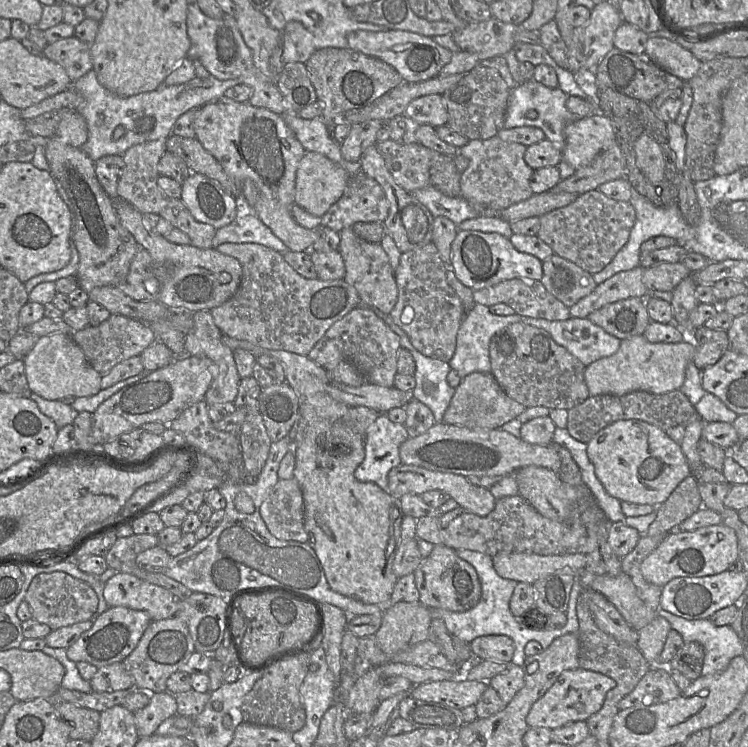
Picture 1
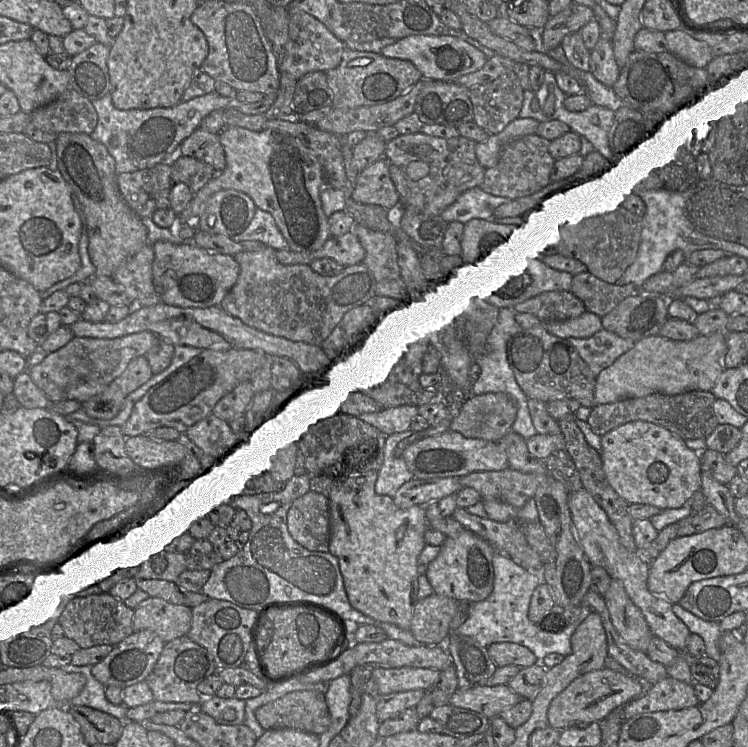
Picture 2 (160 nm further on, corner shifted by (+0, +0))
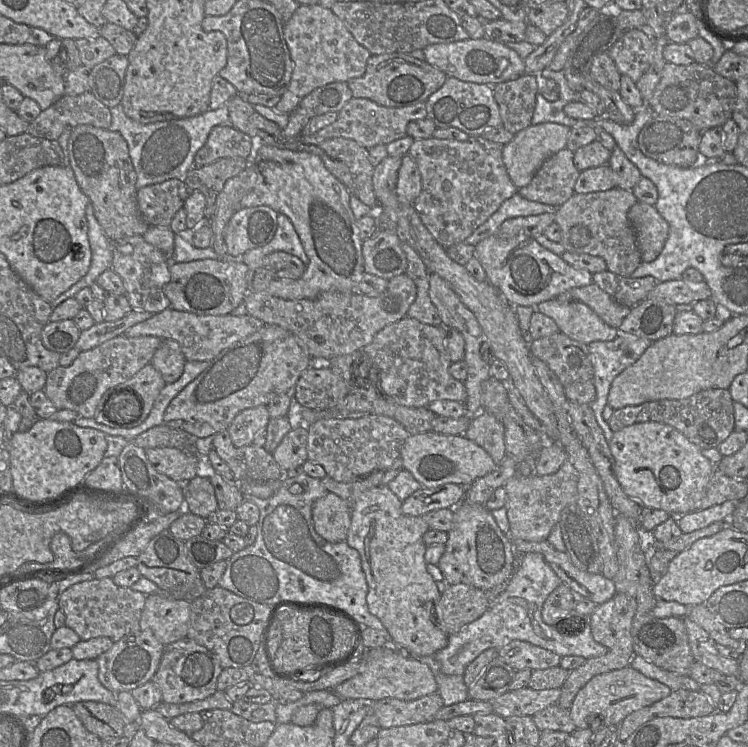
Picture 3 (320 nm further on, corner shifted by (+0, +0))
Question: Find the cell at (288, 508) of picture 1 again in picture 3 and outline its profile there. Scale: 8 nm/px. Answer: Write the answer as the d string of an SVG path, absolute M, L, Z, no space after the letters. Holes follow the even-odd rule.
M329 492L314 502L312 519L322 538L329 542L345 541L351 525L350 504Z

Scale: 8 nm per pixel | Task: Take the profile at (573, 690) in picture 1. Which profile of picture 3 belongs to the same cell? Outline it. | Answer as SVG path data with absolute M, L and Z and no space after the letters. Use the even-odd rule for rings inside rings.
M627 666L594 676L578 691L569 708L569 713L579 730L598 730L604 726L615 728L630 714L666 698L671 692L672 689L667 685Z

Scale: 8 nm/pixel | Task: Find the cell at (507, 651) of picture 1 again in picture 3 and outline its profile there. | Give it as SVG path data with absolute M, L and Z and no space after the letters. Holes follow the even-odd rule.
M521 640L511 641L501 647L498 658L515 671L549 669L559 666L562 659L554 652Z

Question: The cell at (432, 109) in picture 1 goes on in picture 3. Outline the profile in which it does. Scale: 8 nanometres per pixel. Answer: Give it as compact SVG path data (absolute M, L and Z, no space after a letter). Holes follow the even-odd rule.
M447 78L446 82L425 101L427 118L436 128L455 128L469 135L480 137L487 129L500 127L502 120L499 107L493 96L493 86L464 82L457 78Z

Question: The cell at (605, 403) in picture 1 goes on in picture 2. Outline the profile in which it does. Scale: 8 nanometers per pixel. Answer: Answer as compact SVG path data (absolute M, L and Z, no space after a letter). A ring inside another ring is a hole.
M693 390L678 395L653 393L640 398L594 405L586 422L599 436L627 422L641 420L664 427L683 440L706 439L719 424L713 411L715 400L711 391Z

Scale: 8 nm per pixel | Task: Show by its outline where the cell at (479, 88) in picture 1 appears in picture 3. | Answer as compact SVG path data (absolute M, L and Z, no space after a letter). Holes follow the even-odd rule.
M535 74L495 84L493 96L499 107L501 127L515 135L531 126L538 92L538 75Z

